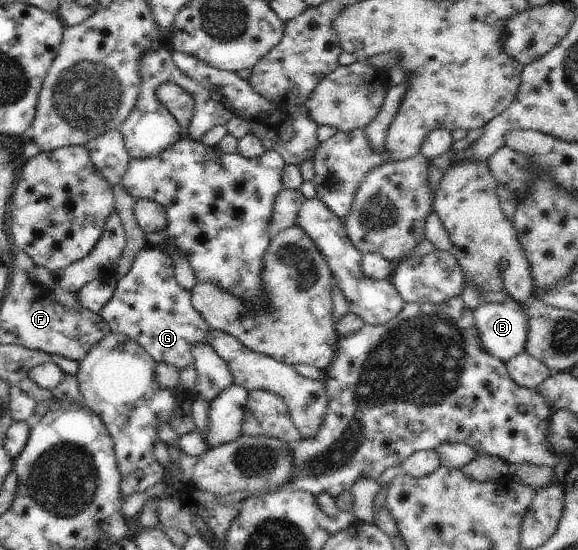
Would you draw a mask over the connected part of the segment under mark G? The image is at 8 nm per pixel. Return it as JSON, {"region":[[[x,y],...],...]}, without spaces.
{"region":[[[147,242],[136,255],[130,271],[119,279],[112,299],[99,314],[112,333],[124,334],[136,341],[157,364],[168,363],[184,371],[194,363],[192,349],[205,342],[211,329],[194,309],[190,291],[176,281],[172,267],[168,253]]]}

